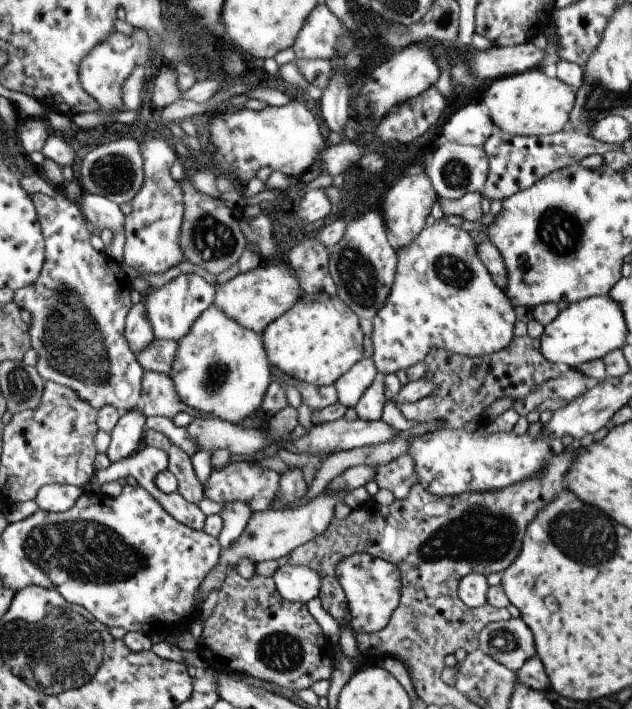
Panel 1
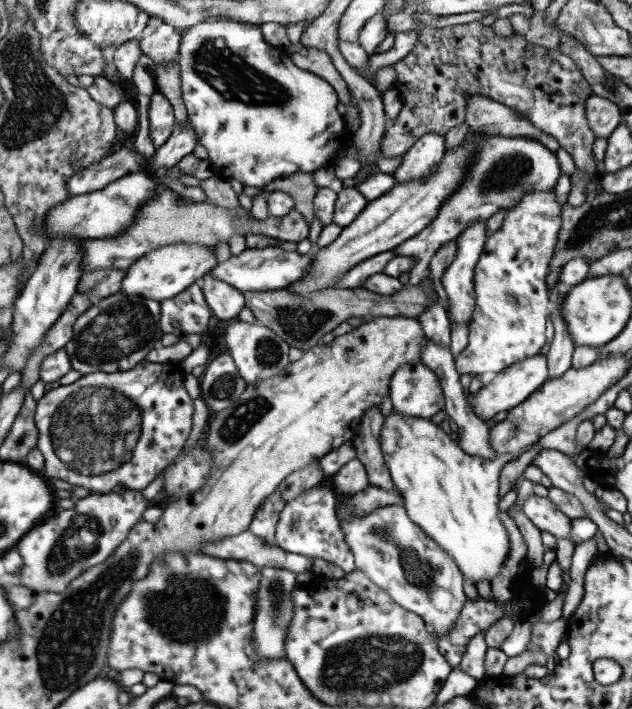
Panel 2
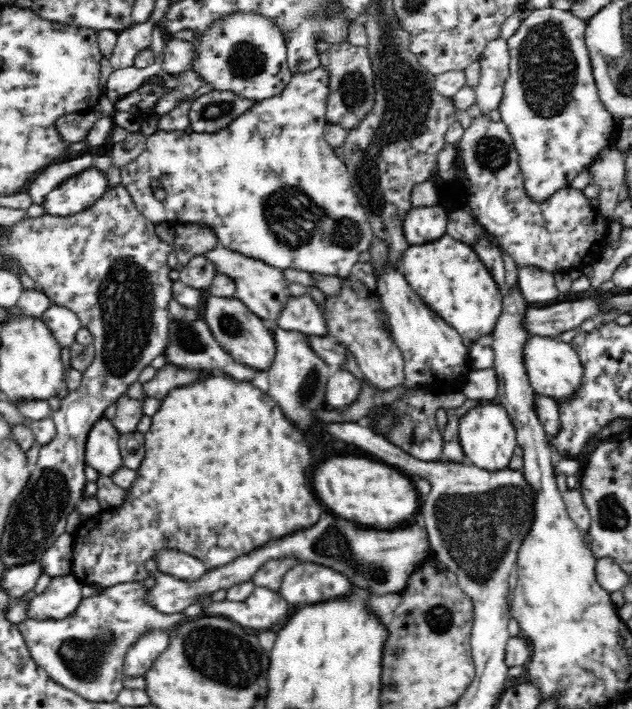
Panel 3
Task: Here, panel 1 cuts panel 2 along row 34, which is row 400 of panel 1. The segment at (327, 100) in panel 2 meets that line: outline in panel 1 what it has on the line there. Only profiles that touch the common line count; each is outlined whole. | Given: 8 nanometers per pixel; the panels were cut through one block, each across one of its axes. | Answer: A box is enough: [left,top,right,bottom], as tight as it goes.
[168,304,272,424]

